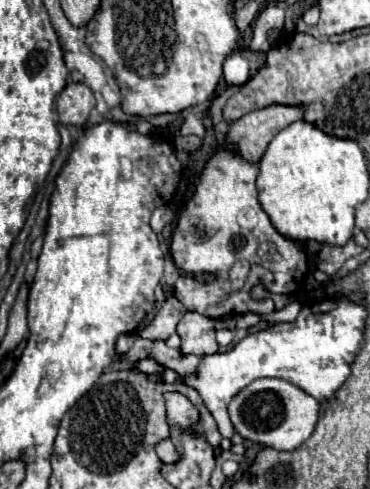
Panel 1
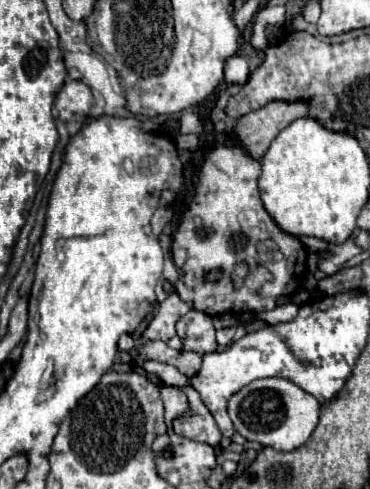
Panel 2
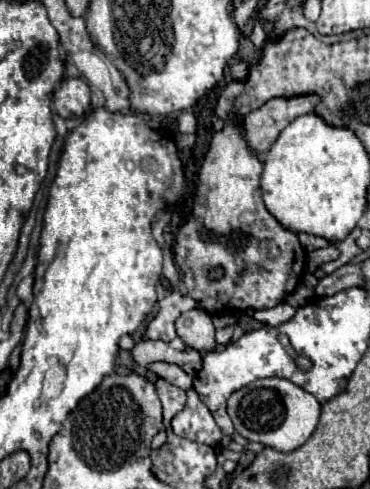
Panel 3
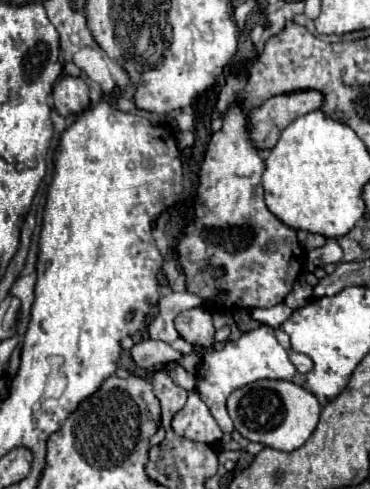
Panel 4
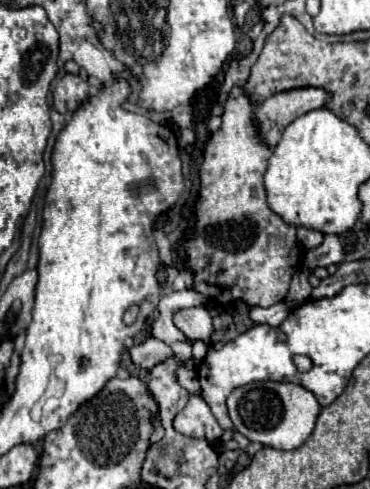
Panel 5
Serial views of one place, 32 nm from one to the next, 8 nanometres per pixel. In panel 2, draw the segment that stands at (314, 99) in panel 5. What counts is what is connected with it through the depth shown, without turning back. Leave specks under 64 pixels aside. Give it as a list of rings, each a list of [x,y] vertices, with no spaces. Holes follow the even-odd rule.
[[[272,100],[266,106],[242,116],[234,124],[232,132],[240,136],[240,142],[244,144],[246,152],[252,158],[260,160],[260,156],[270,148],[272,140],[280,134],[280,130],[284,130],[296,118],[306,116],[308,108],[310,104],[306,100],[296,102]]]

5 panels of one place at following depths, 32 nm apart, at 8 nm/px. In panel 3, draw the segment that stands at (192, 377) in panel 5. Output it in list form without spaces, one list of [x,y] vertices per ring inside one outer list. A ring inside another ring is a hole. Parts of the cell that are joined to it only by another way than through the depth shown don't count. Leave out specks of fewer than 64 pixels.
[[[156,362],[156,364],[150,364],[150,368],[148,370],[152,370],[154,374],[158,374],[158,376],[164,376],[166,380],[170,380],[172,384],[176,384],[178,388],[184,388],[184,390],[188,390],[188,388],[192,388],[192,376],[190,374],[186,374],[180,366],[176,366],[176,364],[166,364],[166,362]]]

